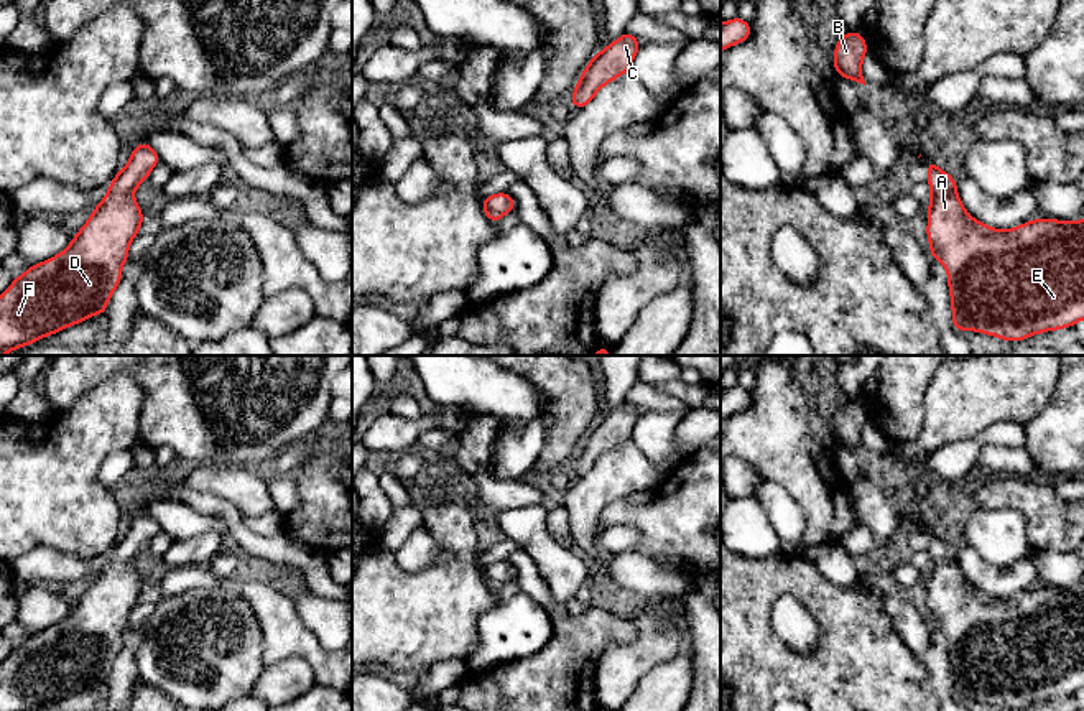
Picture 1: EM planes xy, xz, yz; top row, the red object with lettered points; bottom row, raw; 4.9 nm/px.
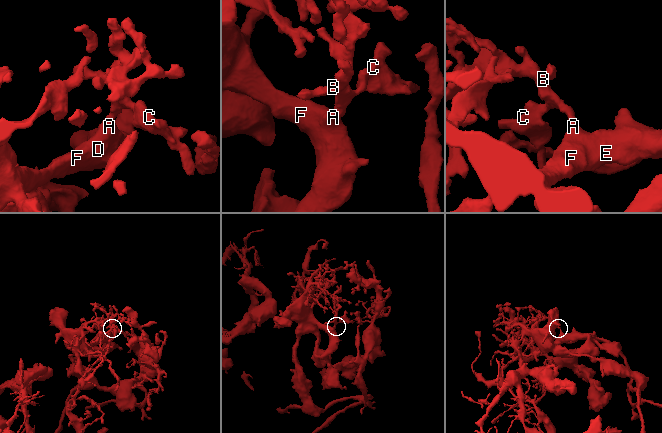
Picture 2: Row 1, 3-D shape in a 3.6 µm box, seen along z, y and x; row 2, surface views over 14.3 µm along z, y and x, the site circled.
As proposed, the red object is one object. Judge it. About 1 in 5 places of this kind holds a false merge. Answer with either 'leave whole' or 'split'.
leave whole

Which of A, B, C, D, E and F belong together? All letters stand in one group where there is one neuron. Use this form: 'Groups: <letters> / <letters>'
Groups: A B C D E F

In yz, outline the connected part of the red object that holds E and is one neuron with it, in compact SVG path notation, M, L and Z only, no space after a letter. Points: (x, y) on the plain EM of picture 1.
M926 528L931 568L926 604L933 629L944 634L951 662L952 696L977 699L1002 709L1020 711L1033 703L1072 696L1084 688L1084 588L1074 591L1043 586L998 599L967 583L957 563L956 546Z

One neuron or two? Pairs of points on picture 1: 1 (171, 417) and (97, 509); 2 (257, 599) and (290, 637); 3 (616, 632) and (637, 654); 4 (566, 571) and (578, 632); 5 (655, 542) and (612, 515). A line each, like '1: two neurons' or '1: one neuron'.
1: two neurons
2: one neuron
3: two neurons
4: two neurons
5: one neuron

